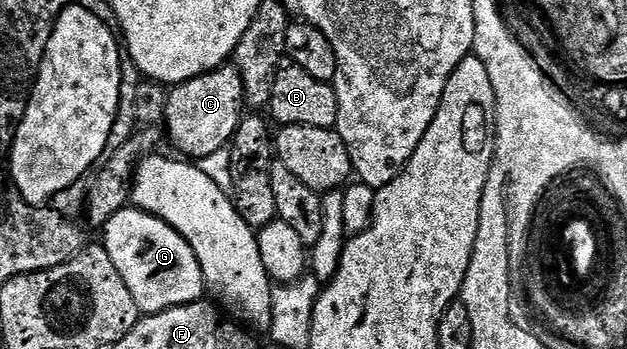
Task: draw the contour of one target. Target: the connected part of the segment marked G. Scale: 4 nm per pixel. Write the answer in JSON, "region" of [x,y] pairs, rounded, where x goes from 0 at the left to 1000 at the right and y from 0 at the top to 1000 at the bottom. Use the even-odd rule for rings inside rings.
{"region":[[[204,593],[180,616],[163,668],[161,699],[174,719],[180,765],[193,777],[199,822],[212,834],[212,857],[223,900],[239,903],[284,874],[305,874],[325,848],[324,779],[308,708],[255,622],[230,610],[226,599]]]}

